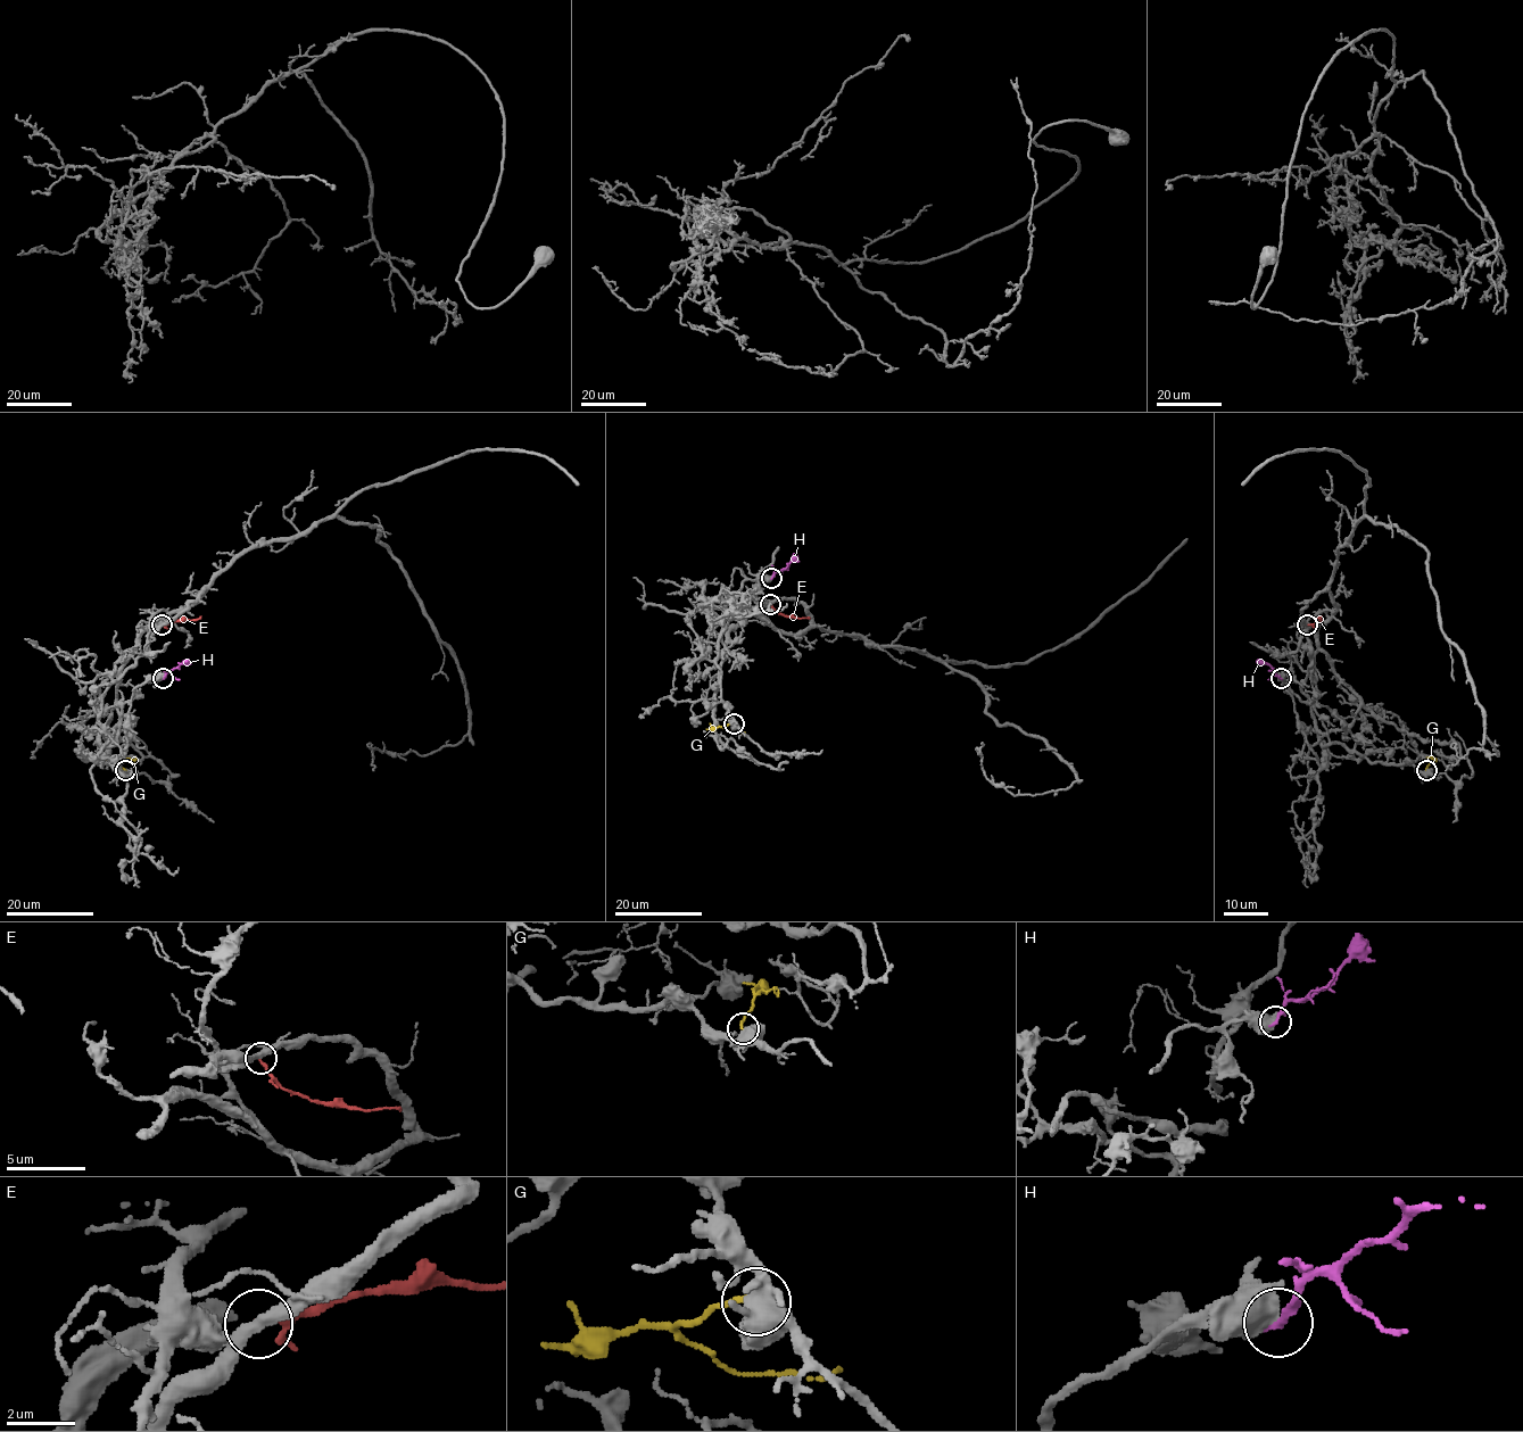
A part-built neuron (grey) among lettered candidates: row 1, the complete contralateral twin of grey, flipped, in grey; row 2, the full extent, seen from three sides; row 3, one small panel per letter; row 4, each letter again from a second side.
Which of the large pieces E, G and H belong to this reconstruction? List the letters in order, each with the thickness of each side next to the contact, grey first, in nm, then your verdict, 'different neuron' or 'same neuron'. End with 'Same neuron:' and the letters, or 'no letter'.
E: 400/190 nm | different neuron
G: 440/160 nm | different neuron
H: 440/240 nm | different neuron
Same neuron: no letter

